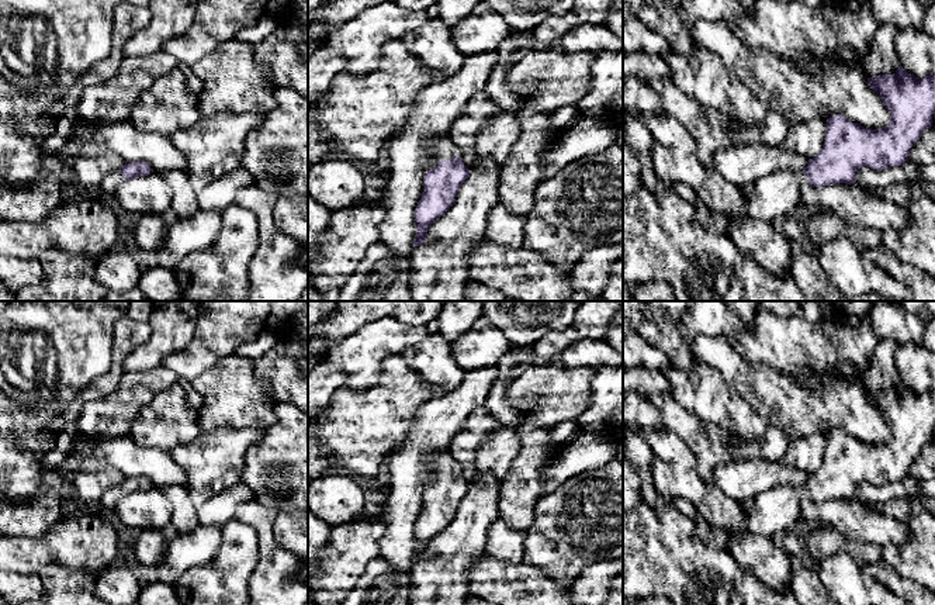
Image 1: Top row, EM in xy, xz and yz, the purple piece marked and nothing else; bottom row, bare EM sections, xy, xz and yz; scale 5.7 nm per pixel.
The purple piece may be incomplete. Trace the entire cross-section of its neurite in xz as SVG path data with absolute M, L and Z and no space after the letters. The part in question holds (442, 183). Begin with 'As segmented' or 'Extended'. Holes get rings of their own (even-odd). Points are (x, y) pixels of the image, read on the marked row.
Extended. M450 135L434 138L429 144L423 191L415 208L418 229L413 241L415 248L426 242L429 227L450 210L460 187L470 176L470 169L458 153L460 149Z

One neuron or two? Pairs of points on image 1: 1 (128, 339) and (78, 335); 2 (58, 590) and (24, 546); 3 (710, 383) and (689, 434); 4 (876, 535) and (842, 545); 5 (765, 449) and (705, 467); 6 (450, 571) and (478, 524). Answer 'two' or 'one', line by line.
1: two
2: two
3: two
4: two
5: two
6: one

